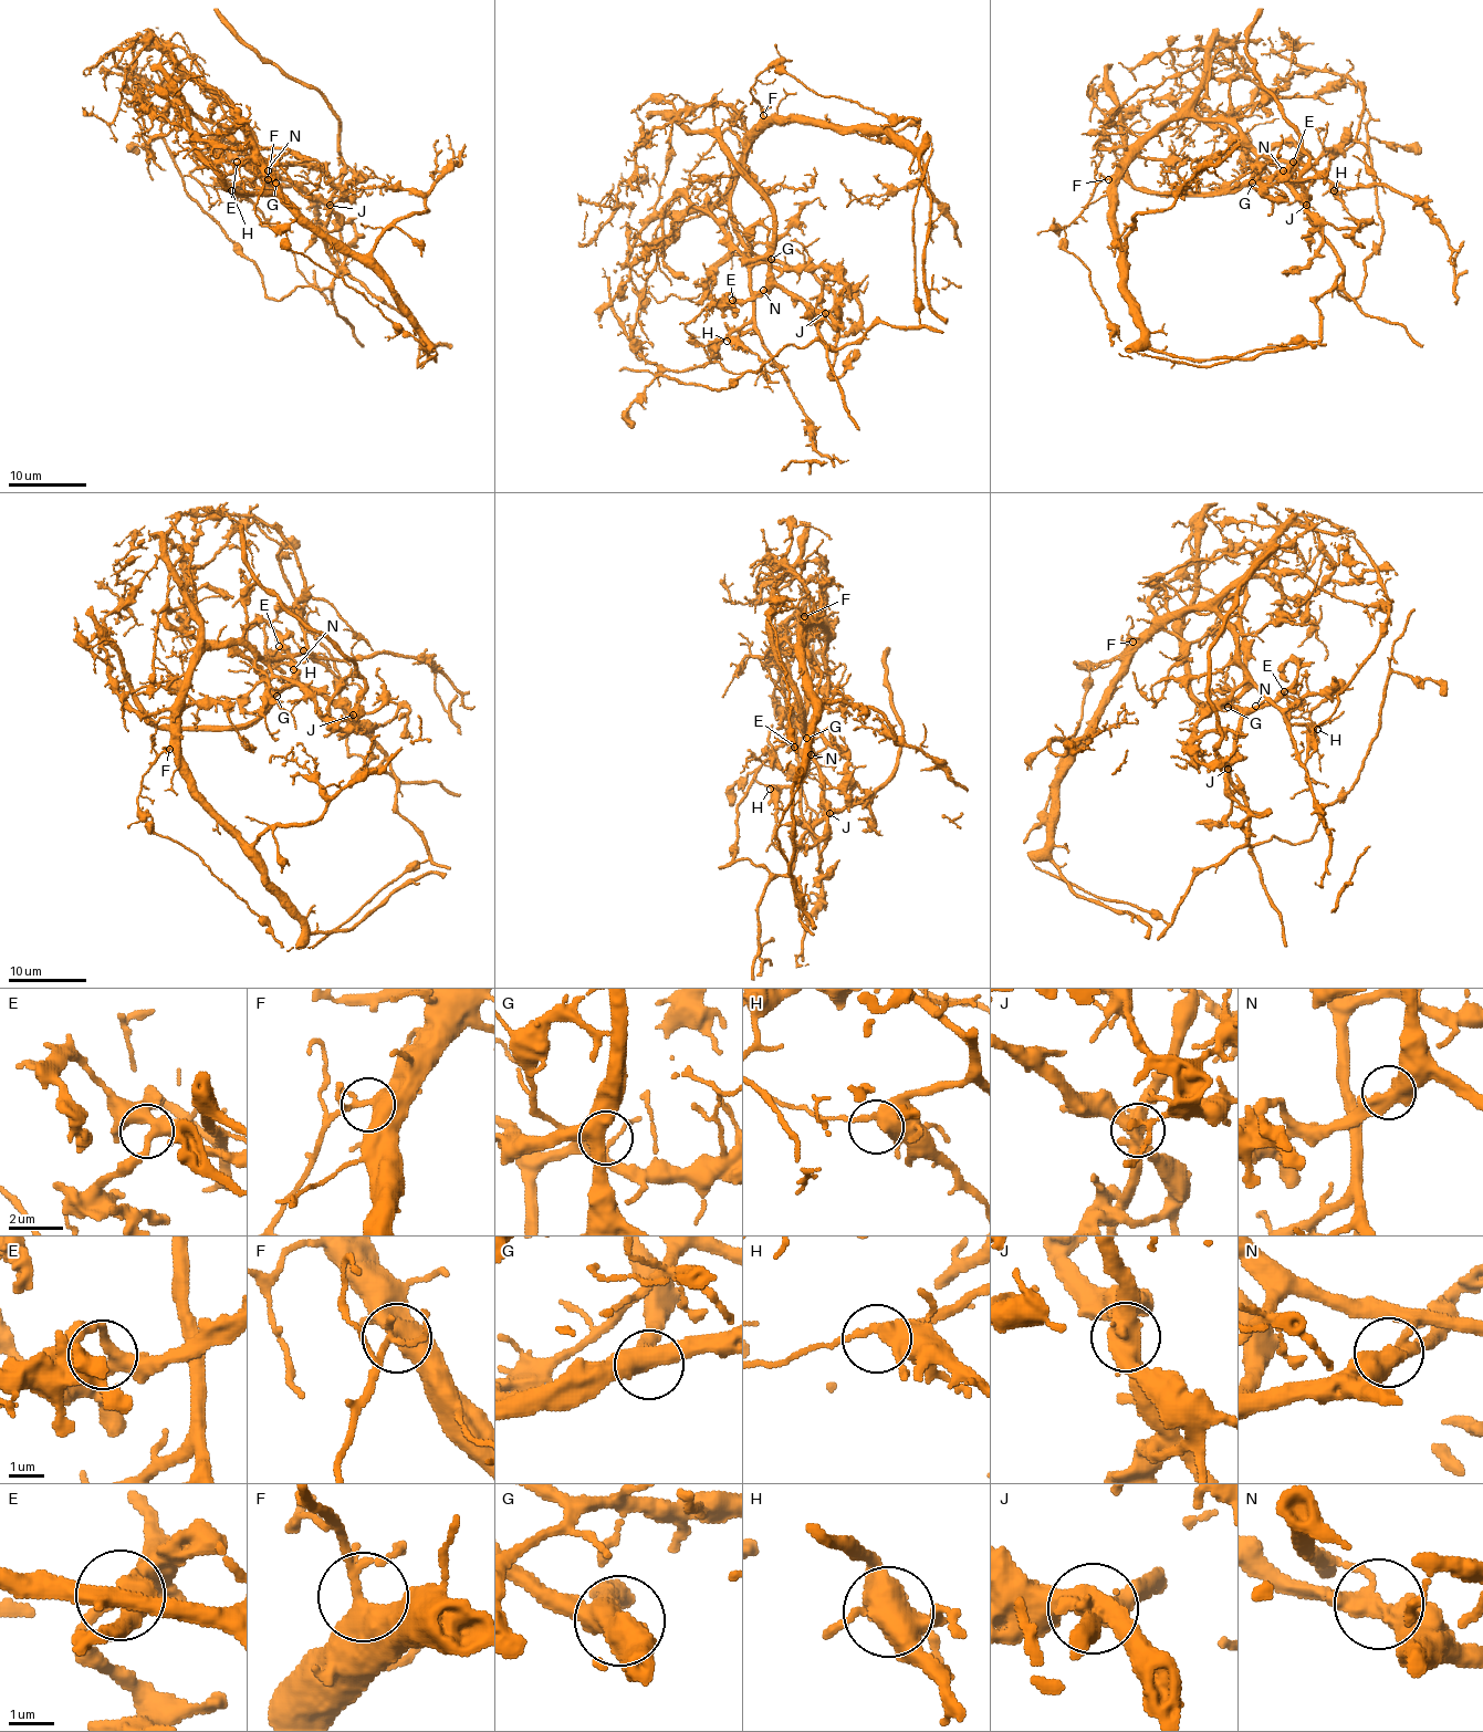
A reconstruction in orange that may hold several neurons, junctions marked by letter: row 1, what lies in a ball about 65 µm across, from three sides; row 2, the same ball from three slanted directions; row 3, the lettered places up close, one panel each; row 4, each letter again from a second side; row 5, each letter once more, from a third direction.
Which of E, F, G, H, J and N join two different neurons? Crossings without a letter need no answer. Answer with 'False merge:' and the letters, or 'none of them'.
False merge: J, N

